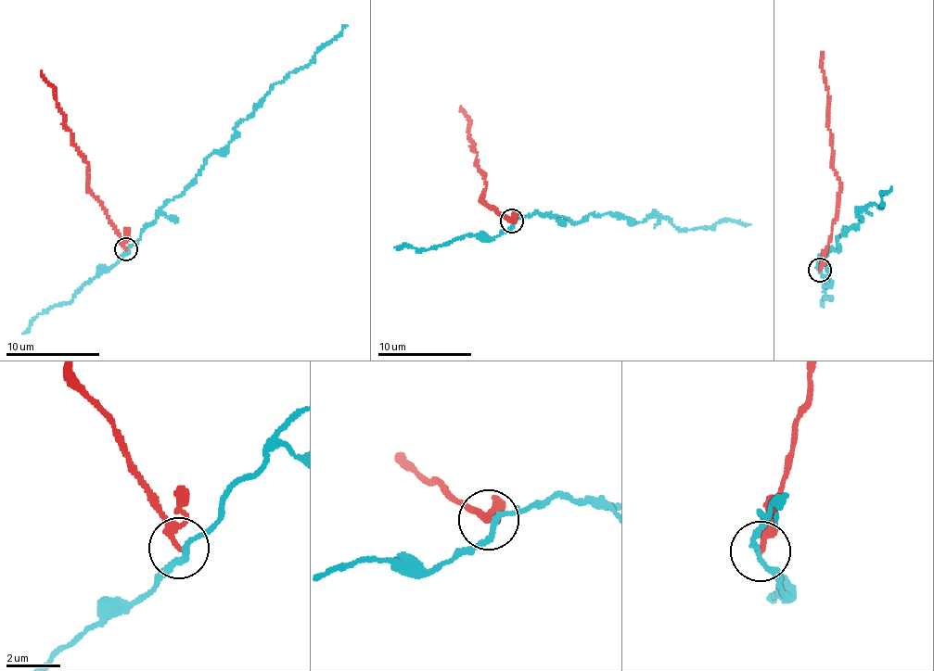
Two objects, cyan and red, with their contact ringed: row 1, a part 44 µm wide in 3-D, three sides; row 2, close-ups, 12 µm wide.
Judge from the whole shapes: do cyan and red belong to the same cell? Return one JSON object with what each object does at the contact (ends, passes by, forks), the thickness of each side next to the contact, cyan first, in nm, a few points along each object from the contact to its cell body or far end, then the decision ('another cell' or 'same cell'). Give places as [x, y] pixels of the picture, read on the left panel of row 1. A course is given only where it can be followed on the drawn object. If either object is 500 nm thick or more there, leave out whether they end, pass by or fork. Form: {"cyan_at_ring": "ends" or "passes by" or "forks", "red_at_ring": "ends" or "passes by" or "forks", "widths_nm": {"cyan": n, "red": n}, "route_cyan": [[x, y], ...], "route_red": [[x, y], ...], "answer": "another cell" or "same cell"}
{"cyan_at_ring": "passes by", "red_at_ring": "passes by", "widths_nm": {"cyan": 160, "red": 180}, "route_cyan": [[126, 248], [186, 187], [206, 158], [220, 153], [270, 89], [310, 62], [347, 25]], "route_red": [[126, 248], [87, 179], [89, 162], [83, 159], [73, 133], [64, 122], [56, 88], [41, 71]], "answer": "another cell"}

